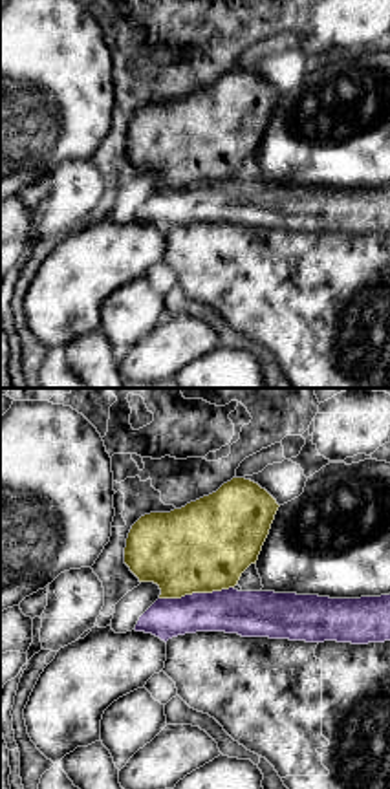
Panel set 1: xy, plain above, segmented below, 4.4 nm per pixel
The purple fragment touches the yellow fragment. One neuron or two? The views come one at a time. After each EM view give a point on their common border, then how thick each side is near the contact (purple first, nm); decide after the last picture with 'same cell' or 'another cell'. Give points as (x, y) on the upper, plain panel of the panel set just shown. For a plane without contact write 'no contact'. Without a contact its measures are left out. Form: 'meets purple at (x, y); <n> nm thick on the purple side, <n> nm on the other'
meets purple at (196, 183); 200 nm thick on the purple side, 400 nm on the other

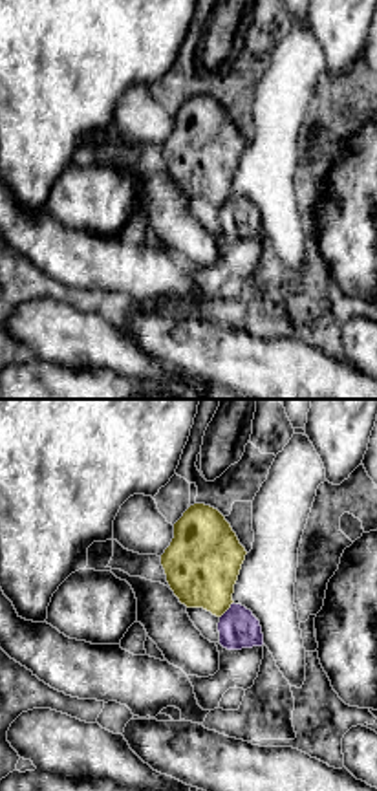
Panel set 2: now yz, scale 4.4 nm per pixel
meets purple at (227, 200); 180 nm thick on the purple side, 340 nm on the other

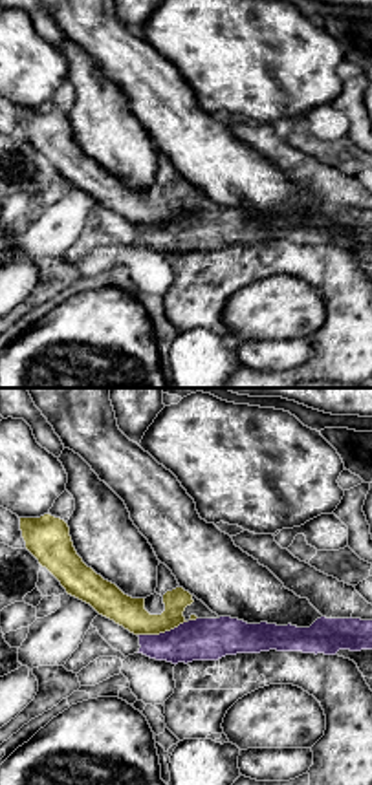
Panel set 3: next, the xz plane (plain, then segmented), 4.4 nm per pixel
meets purple at (162, 224); 190 nm thick on the purple side, 140 nm on the other

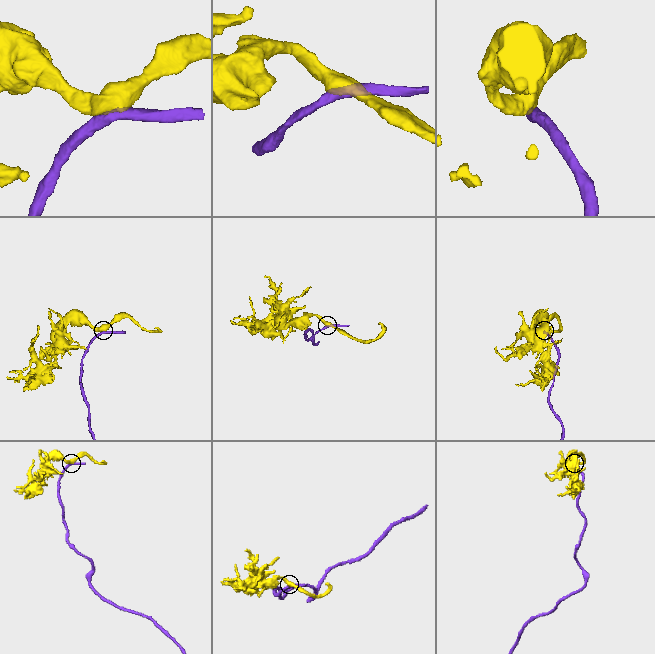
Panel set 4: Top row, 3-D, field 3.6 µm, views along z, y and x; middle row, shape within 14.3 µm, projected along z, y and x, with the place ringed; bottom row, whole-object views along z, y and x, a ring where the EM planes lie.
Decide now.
same cell

